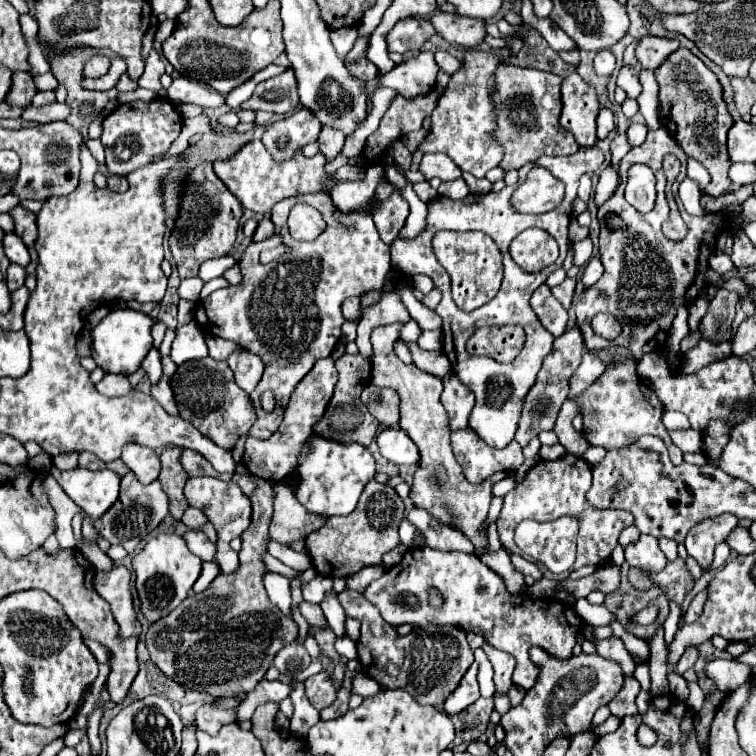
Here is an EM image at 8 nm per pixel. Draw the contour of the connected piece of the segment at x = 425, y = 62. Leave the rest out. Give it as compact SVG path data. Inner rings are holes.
M418 53L406 59L388 73L378 73L378 87L392 87L404 97L416 97L418 93L430 93L436 85L440 67L432 53Z

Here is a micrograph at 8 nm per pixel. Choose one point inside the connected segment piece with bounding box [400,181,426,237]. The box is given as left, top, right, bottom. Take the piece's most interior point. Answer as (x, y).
(417, 219)

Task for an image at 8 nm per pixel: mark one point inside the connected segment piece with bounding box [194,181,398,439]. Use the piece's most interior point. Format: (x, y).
(289, 312)

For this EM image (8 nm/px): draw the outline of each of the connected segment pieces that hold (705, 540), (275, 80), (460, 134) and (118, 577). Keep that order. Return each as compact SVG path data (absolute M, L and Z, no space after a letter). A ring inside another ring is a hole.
M724 513L722 517L708 519L694 525L688 531L688 537L684 541L688 555L694 557L698 565L706 571L714 561L714 547L726 541L726 537L734 531L736 525L738 525L738 519L730 513Z
M292 69L258 83L252 97L242 103L242 109L270 111L282 115L292 113L296 107L298 107L298 93Z
M468 51L464 57L464 69L450 77L450 83L444 95L438 101L438 109L432 113L432 131L426 135L418 147L424 153L446 153L462 171L472 173L474 177L484 177L486 171L496 167L502 159L502 147L494 143L490 133L496 129L492 103L488 99L494 89L494 69L500 59L484 51Z
M114 565L110 571L96 571L93 587L102 597L110 603L116 623L120 625L120 637L140 637L142 629L136 621L136 611L132 605L130 595L130 573L124 565Z

